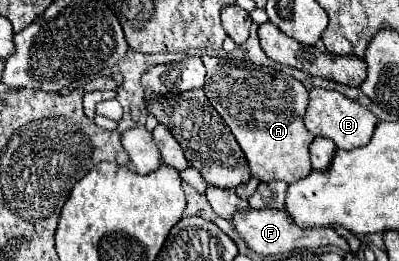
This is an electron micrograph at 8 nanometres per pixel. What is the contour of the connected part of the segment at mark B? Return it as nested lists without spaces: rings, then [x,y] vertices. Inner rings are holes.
[[[313,88],[309,92],[309,108],[307,108],[307,116],[305,116],[307,130],[313,132],[315,136],[331,138],[339,150],[353,150],[353,148],[367,146],[377,122],[379,120],[375,118],[375,114],[369,108],[361,106],[359,102],[349,100],[347,96],[343,96],[335,90]]]

